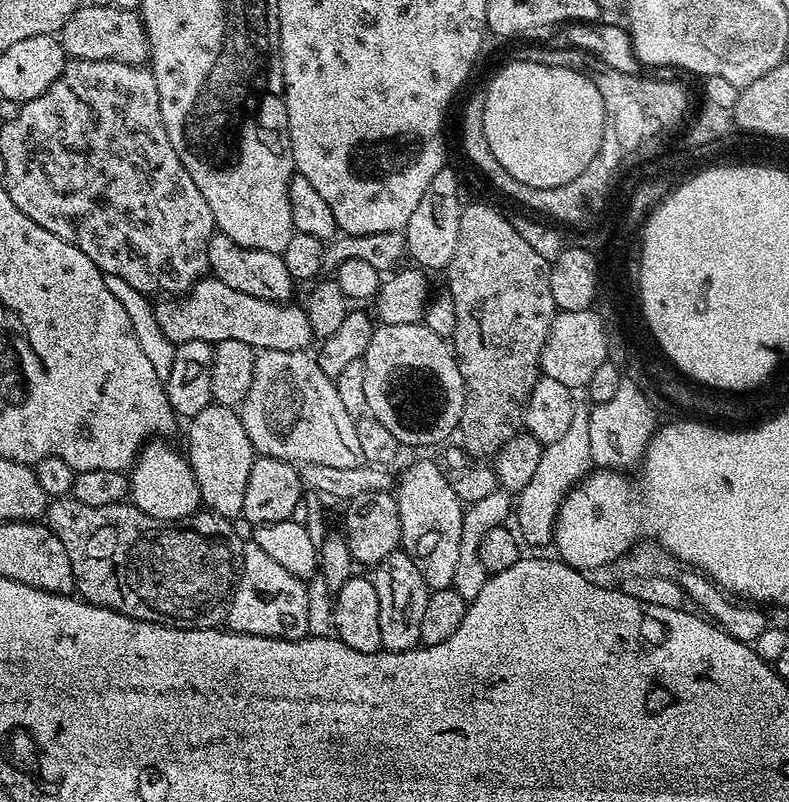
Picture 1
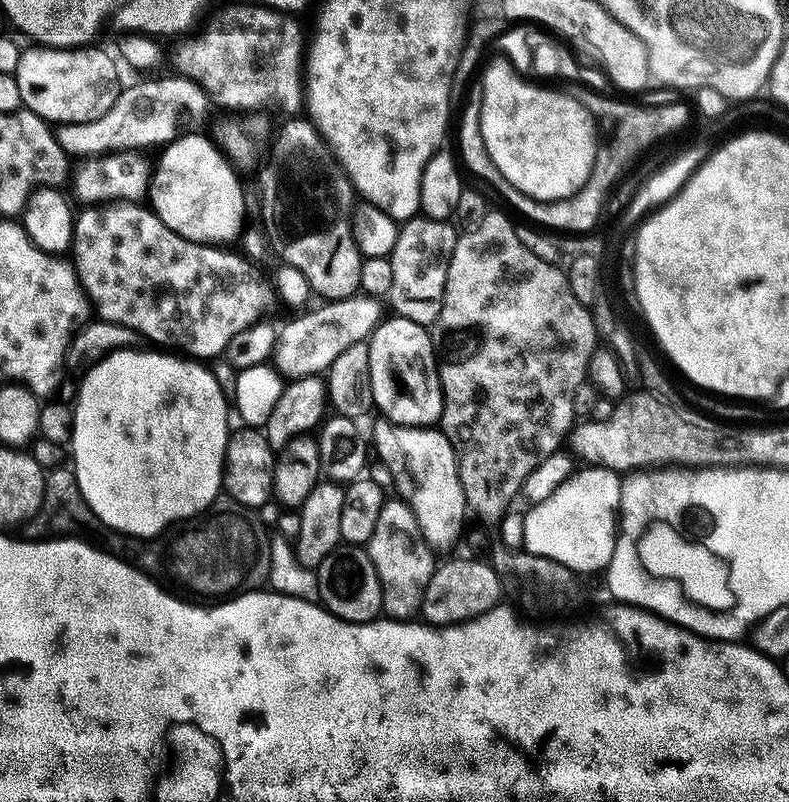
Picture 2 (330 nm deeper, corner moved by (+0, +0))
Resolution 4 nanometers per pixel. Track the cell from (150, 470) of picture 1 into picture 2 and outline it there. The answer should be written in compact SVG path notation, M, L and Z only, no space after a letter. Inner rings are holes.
M140 347L117 348L115 352L110 352L101 360L97 360L83 373L85 374L84 381L80 384L80 393L76 396L76 404L74 403L72 413L70 467L76 473L76 481L82 490L82 498L86 498L88 509L99 523L101 520L106 527L113 528L111 531L116 534L155 538L181 522L187 522L207 513L213 507L211 504L215 502L216 495L221 495L224 482L224 455L230 435L230 427L228 428L230 400L229 397L228 400L224 397L224 388L220 385L219 378L208 369L207 363L195 358L185 358L183 355L173 354L168 350L147 352L146 349Z

